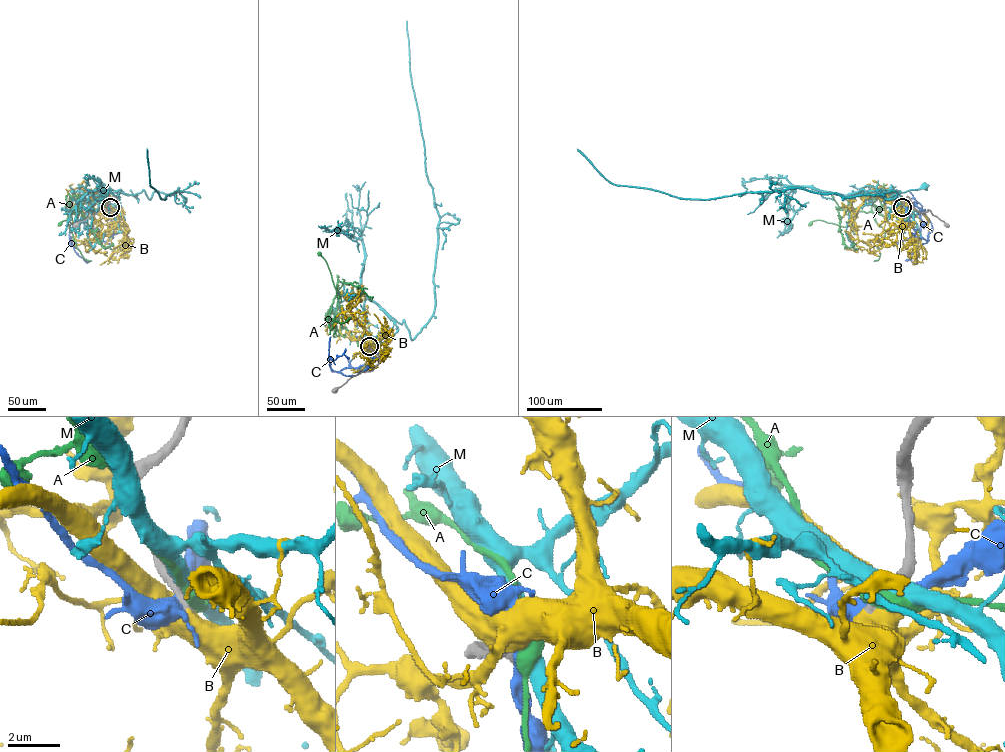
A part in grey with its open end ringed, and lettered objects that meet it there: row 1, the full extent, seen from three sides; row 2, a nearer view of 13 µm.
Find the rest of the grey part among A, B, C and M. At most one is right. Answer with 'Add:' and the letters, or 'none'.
Add: B

